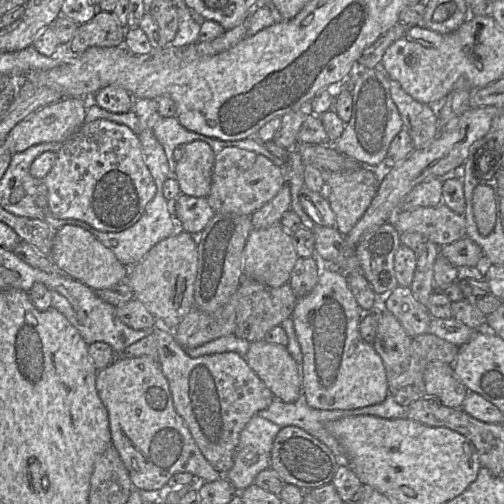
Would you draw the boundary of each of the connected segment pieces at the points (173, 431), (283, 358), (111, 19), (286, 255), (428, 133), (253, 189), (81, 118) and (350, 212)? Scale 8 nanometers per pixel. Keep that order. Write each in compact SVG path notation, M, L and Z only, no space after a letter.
M141 356L114 360L98 371L96 390L108 412L112 445L126 466L134 488L165 490L169 479L183 472L203 482L224 477L205 459L176 412L168 381L156 359Z
M250 342L244 359L254 373L283 402L295 402L302 392L302 370L280 344Z
M98 9L90 21L78 26L66 51L81 53L92 46L120 46L124 42L125 33L126 28L118 22L113 12Z
M279 223L267 228L253 229L243 250L243 276L267 286L278 288L288 283L298 258L292 234Z
M391 79L390 93L414 148L421 149L428 145L439 134L436 108L415 100L397 81Z
M226 147L215 154L208 203L215 214L251 216L272 200L286 184L283 169L269 158L237 147Z
M65 98L44 106L14 127L6 138L7 148L16 154L41 143L64 143L85 123L87 105L88 99Z
M362 166L353 172L323 171L325 197L335 214L335 228L345 236L372 203L386 169Z

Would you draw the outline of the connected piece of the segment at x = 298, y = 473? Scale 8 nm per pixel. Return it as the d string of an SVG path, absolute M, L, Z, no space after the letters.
M285 426L277 433L270 454L270 468L286 484L313 489L331 483L340 461L319 439L297 426Z

